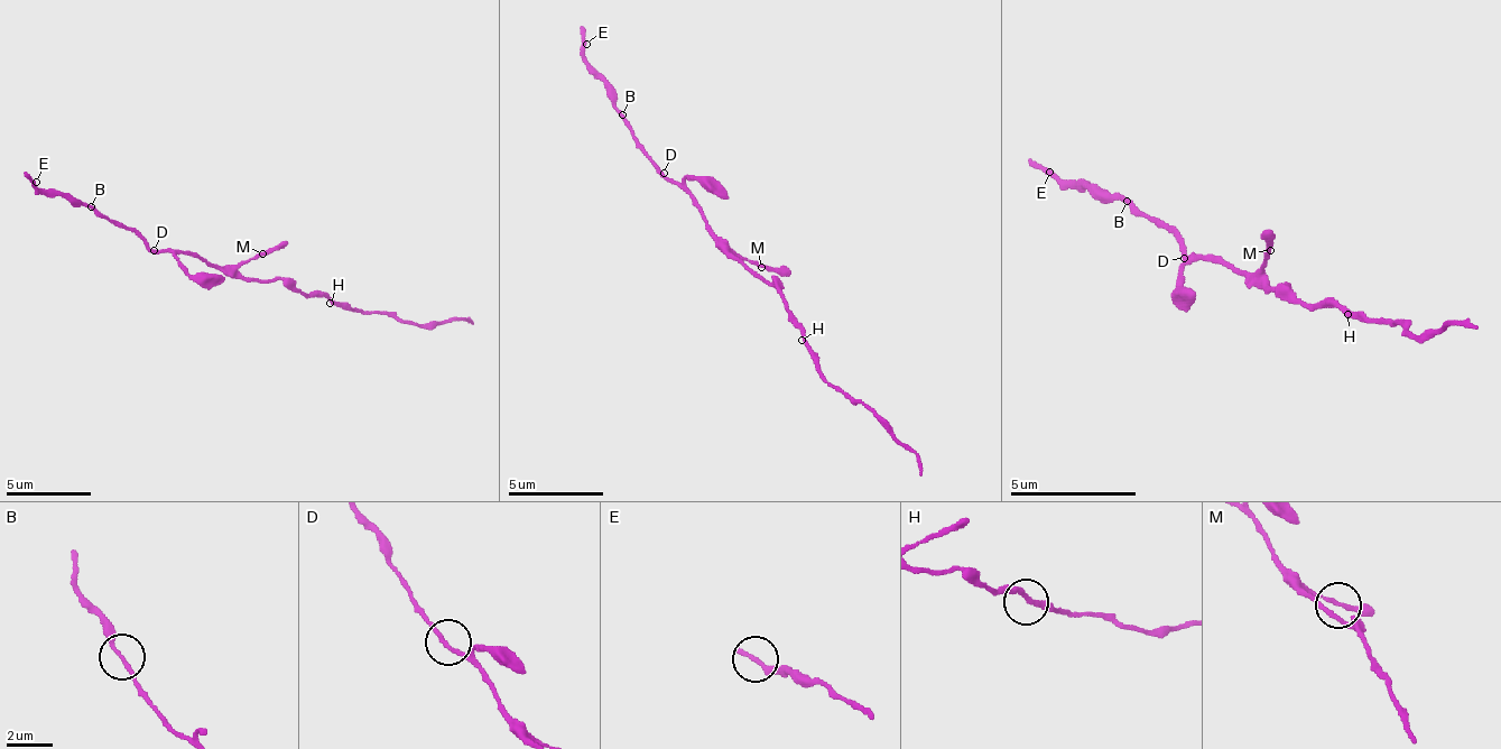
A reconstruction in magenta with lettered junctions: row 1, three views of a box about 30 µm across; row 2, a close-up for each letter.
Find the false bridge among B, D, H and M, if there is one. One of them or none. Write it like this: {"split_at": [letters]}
{"split_at": []}

